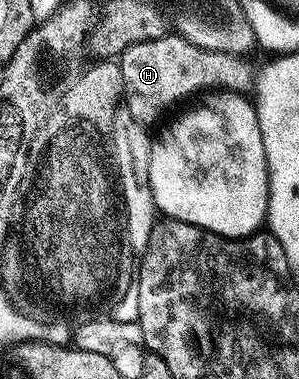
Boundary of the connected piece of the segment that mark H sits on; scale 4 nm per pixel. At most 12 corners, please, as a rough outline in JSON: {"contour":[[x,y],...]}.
{"contour":[[170,33],[119,54],[140,121],[200,89],[247,94],[246,61]]}

